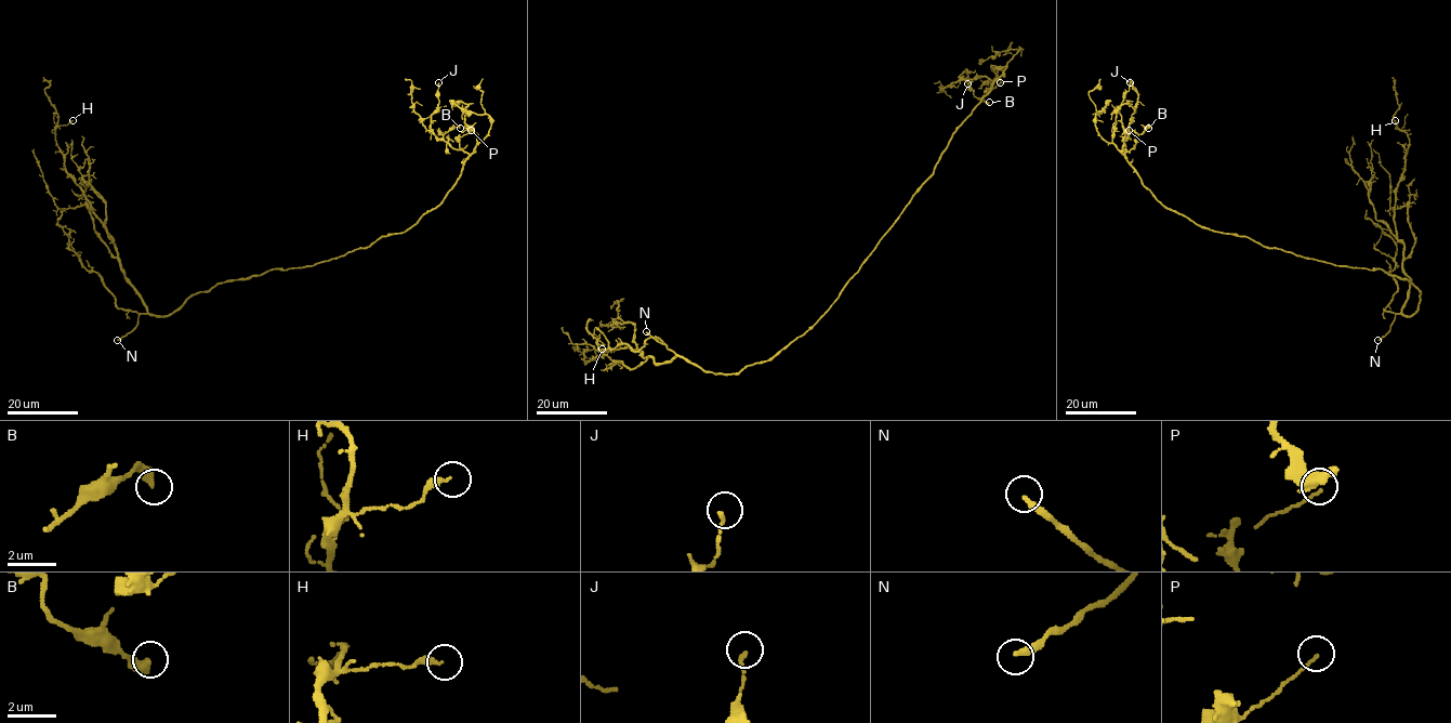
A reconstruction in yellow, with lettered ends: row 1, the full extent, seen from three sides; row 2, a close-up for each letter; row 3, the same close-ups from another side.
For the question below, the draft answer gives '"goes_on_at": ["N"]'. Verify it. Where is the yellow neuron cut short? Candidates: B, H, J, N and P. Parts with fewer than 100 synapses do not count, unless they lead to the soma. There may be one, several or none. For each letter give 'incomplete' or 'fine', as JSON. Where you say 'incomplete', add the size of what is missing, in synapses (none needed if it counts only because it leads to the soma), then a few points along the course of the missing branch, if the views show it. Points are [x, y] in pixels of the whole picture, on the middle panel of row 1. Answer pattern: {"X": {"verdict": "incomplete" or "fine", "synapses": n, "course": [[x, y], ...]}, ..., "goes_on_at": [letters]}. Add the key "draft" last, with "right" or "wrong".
{"B": {"verdict": "fine"}, "H": {"verdict": "fine"}, "J": {"verdict": "fine"}, "N": {"verdict": "incomplete", "course": [[646, 331], [631, 327], [611, 312], [585, 281], [575, 261], [563, 259]]}, "P": {"verdict": "fine"}, "goes_on_at": ["N"], "draft": "right"}

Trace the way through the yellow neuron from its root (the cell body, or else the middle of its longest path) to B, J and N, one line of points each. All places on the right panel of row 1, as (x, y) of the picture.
B: (1370, 270), (1266, 248), (1245, 236), (1204, 228), (1166, 209), (1143, 183), (1123, 149), (1129, 134), (1148, 128)
J: (1370, 270), (1266, 248), (1245, 236), (1204, 228), (1166, 209), (1124, 155), (1119, 108), (1130, 82)
N: (1370, 270), (1381, 268), (1407, 279), (1420, 291), (1419, 309), (1411, 315), (1396, 314), (1390, 329), (1377, 340)

